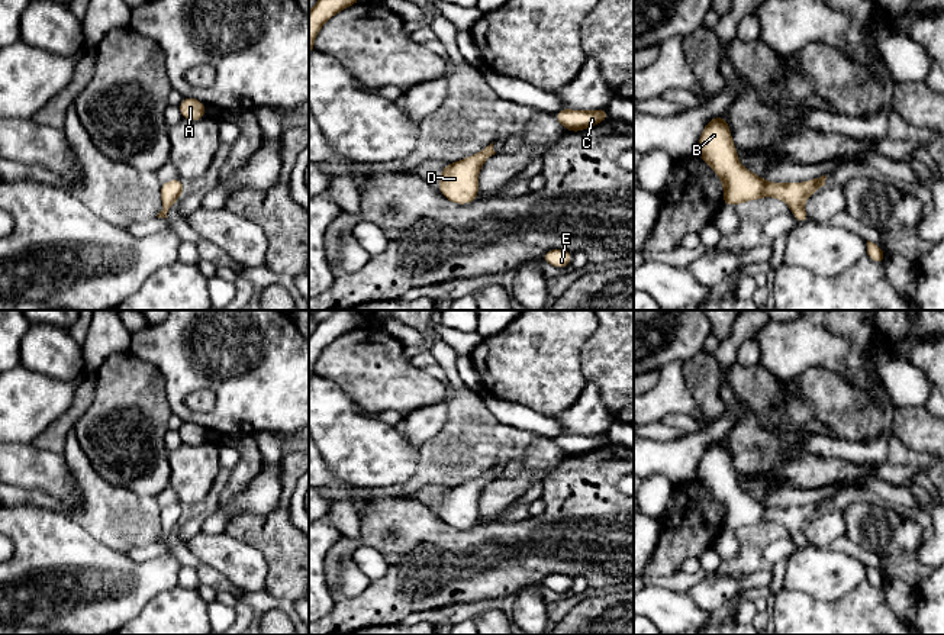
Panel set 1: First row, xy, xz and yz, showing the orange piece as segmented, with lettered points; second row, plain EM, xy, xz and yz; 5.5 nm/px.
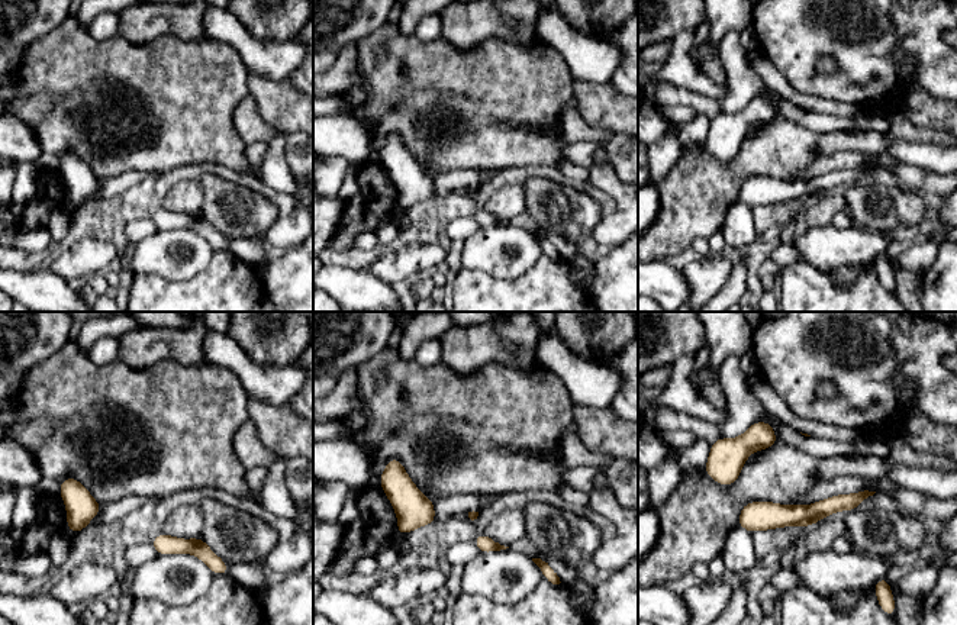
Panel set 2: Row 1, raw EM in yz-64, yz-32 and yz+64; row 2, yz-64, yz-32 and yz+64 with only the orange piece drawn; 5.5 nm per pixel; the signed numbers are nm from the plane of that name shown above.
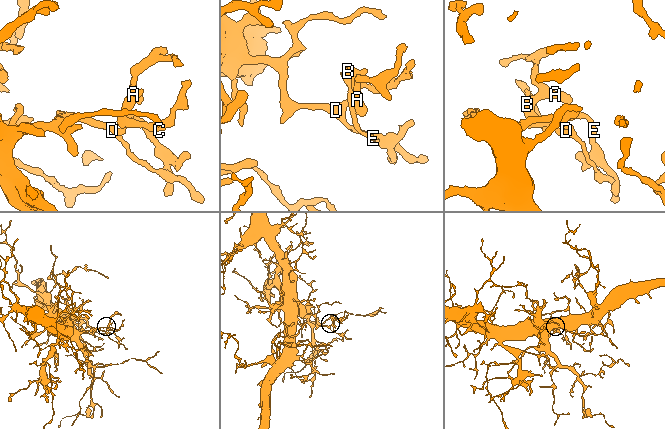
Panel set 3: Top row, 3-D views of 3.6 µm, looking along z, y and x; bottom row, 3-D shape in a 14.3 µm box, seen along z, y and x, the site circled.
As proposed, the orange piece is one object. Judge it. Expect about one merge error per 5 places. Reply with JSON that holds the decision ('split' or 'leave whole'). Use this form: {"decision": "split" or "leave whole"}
{"decision": "leave whole"}

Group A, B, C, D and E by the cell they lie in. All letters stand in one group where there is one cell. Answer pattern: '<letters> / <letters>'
A B C D E

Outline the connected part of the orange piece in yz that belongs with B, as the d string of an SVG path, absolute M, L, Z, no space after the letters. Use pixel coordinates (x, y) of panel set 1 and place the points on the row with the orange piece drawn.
M722 116L712 117L702 130L696 154L712 167L724 183L722 206L776 197L786 202L796 222L811 222L802 207L808 197L825 186L827 175L805 183L769 183L745 170L738 161L738 151L731 138L731 129Z

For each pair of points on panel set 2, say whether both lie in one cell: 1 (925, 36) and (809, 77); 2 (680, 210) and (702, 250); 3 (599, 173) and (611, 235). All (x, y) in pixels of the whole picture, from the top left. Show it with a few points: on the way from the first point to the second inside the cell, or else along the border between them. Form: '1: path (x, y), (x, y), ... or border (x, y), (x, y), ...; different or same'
1: path (896, 36), (892, 36), (847, 81), (838, 81); same
2: border (706, 238), (696, 238), (690, 245); different
3: path (615, 187), (622, 195), (622, 219); same

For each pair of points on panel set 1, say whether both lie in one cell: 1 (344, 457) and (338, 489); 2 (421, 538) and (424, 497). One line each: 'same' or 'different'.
1: different
2: different

